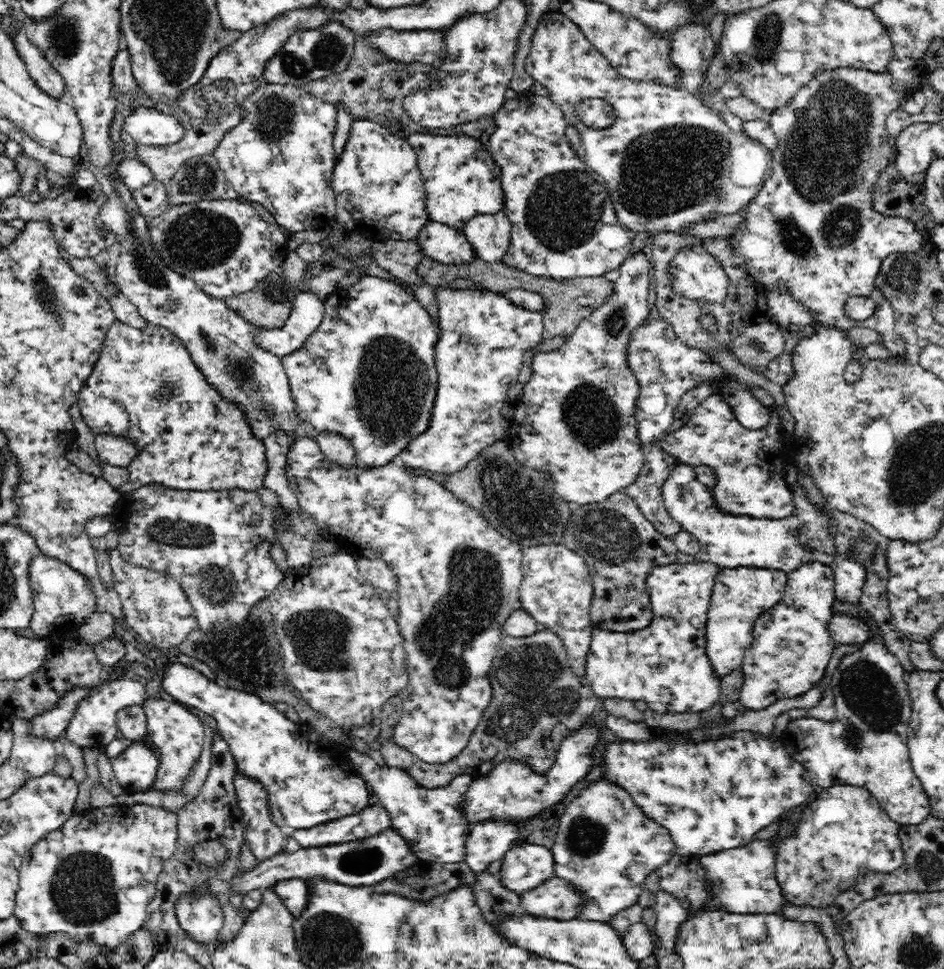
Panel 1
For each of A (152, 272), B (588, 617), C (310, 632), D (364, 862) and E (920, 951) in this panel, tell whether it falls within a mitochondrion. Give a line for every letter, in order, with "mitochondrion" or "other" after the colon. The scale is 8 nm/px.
A: mitochondrion
B: other
C: mitochondrion
D: mitochondrion
E: mitochondrion

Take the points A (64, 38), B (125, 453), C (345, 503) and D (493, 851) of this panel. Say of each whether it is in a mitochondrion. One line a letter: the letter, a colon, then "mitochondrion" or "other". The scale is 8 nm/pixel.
A: mitochondrion
B: other
C: other
D: other

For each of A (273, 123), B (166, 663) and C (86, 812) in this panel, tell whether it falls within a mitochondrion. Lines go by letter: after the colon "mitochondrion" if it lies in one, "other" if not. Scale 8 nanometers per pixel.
A: mitochondrion
B: other
C: other

